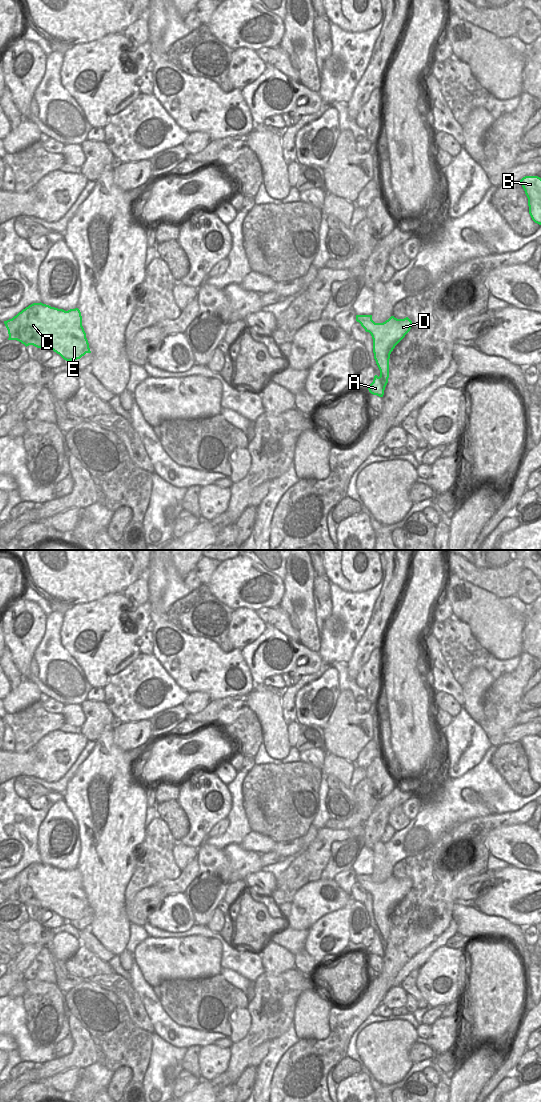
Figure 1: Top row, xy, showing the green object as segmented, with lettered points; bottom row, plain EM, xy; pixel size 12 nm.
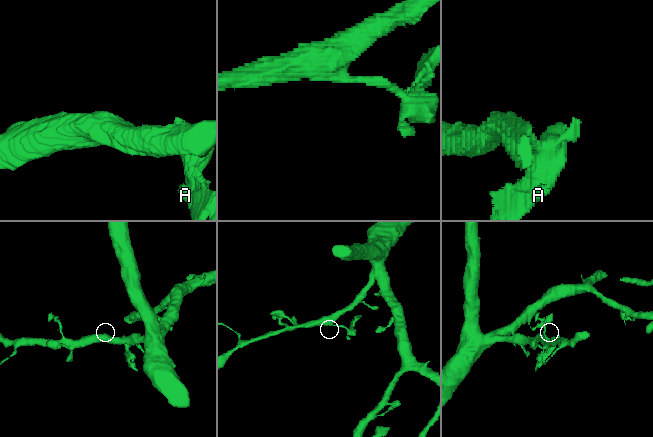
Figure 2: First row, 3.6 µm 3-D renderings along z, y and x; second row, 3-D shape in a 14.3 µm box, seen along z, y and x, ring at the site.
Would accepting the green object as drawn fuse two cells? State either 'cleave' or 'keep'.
cleave

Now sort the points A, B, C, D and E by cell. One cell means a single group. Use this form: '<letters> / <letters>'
A D / B C E

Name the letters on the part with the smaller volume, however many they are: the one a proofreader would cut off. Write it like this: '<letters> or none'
A, D.

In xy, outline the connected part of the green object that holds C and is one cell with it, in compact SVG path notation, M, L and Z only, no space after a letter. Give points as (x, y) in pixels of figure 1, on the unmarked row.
M33 863L4 884L8 900L17 900L26 907L49 908L68 922L91 913L78 868L65 871Z

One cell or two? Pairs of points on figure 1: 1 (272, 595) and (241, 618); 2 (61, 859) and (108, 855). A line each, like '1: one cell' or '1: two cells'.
1: two cells
2: two cells

